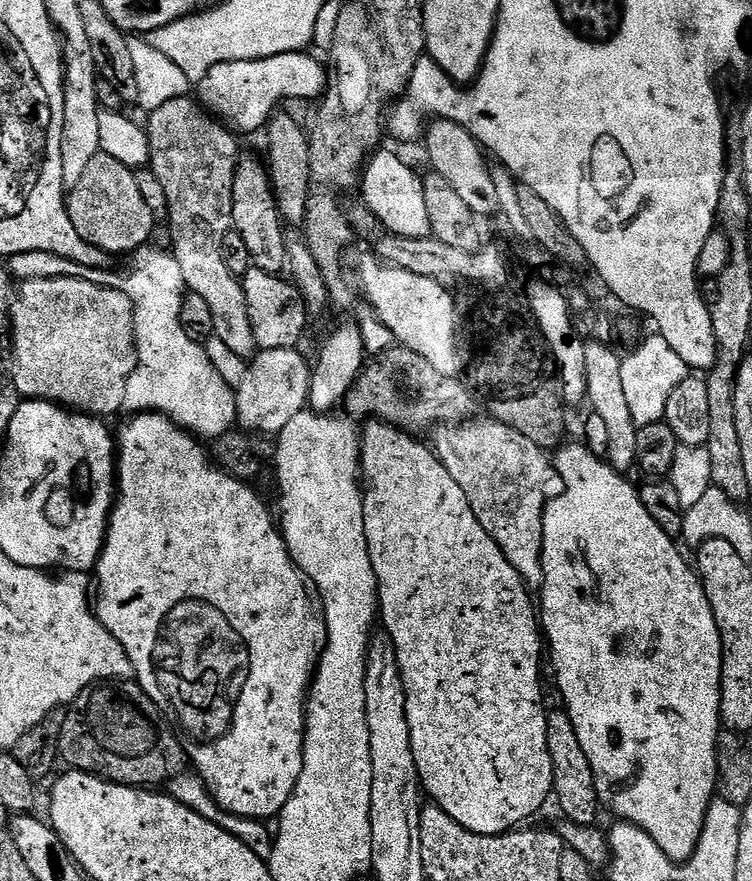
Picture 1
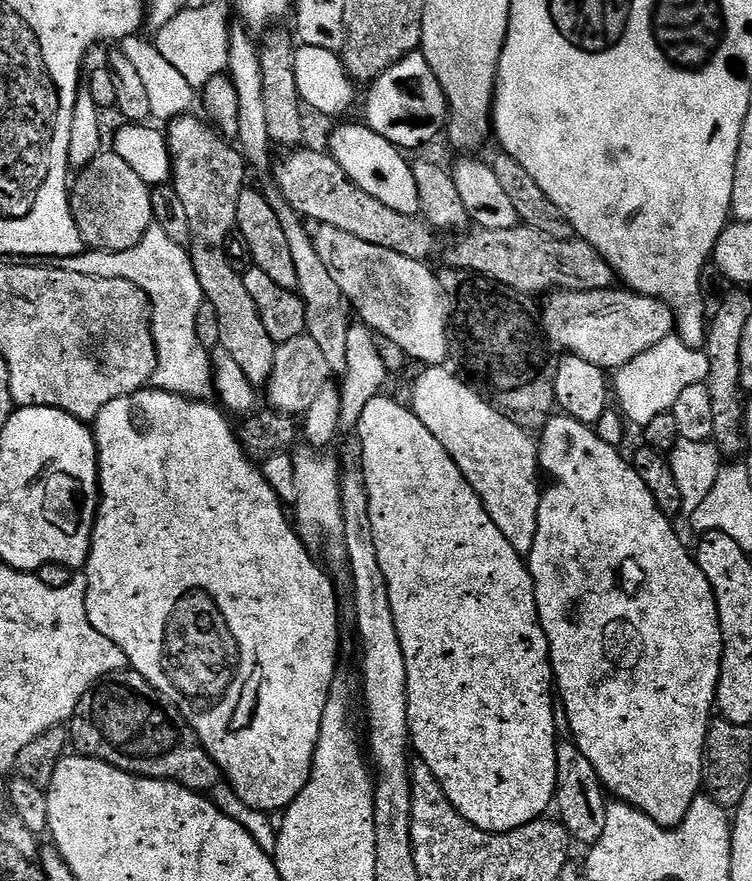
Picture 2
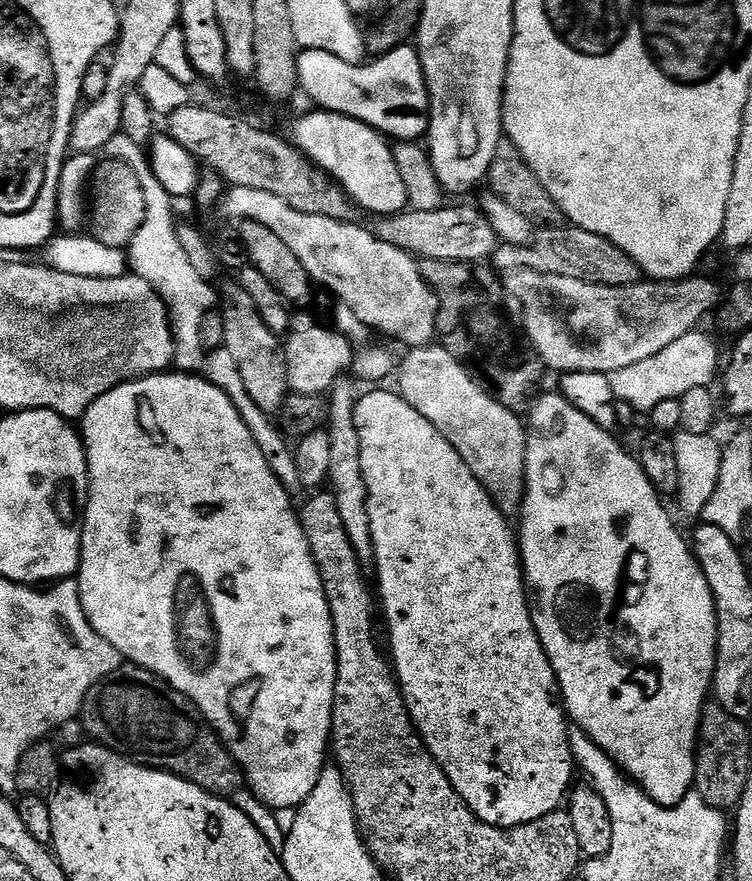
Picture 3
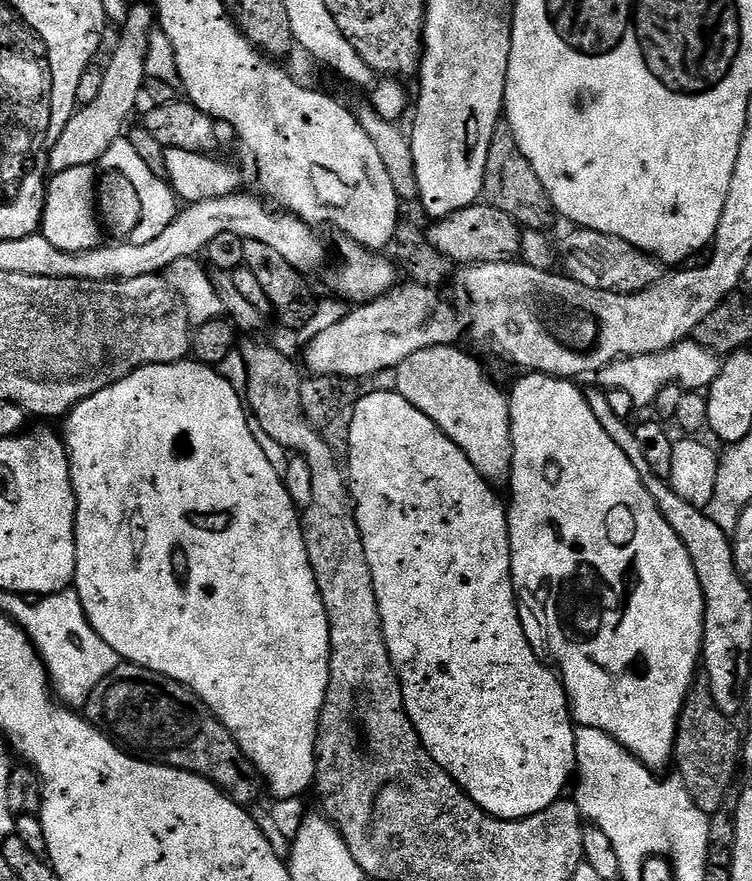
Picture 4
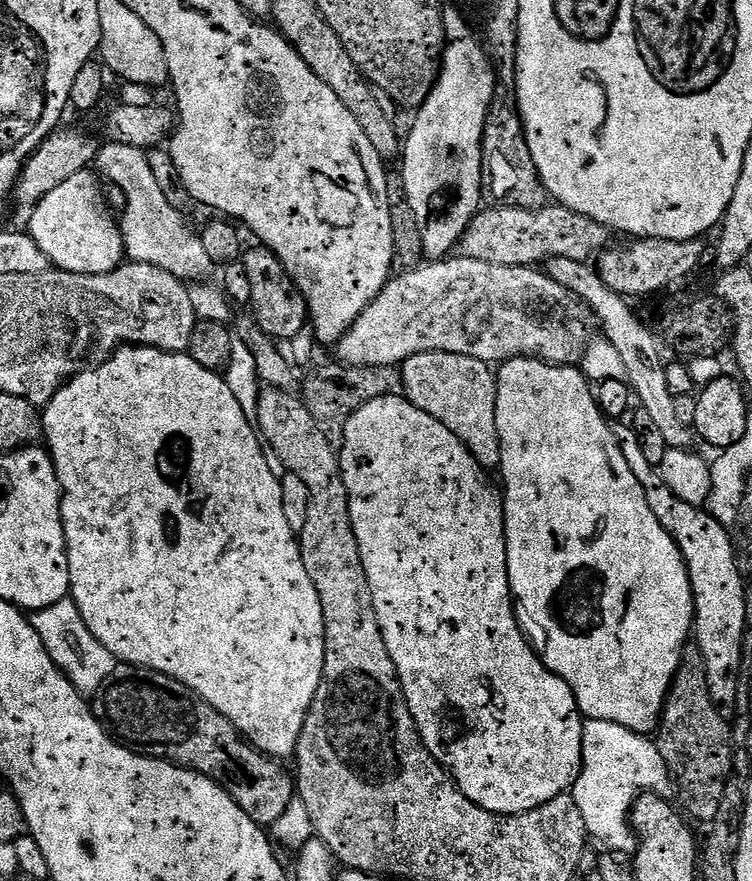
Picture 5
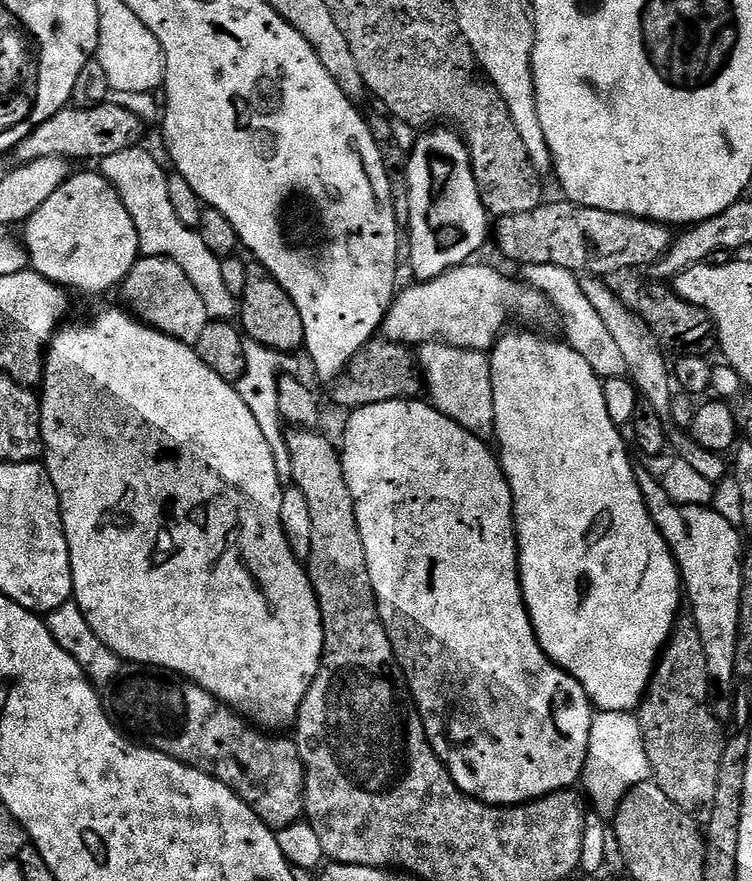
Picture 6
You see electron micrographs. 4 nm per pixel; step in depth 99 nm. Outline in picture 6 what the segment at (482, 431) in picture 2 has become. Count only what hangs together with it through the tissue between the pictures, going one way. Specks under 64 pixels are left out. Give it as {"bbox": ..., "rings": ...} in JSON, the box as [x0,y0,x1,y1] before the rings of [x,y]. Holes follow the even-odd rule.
{"bbox":[418,342,494,438],"rings":[[[433,342],[419,345],[418,363],[427,399],[446,418],[454,418],[458,426],[470,430],[475,436],[488,438],[493,435],[494,390],[492,389],[492,361],[483,352],[469,348],[456,348],[453,344]]]}

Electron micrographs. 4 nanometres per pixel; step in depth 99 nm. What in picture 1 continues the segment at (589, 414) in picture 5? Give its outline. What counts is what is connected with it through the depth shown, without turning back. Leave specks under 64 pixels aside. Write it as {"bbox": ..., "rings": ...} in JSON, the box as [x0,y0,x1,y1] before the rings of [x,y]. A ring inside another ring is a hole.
{"bbox":[538,443,722,862],"rings":[[[565,443],[563,447],[555,453],[554,456],[554,472],[564,479],[564,493],[561,496],[556,496],[547,501],[544,509],[544,533],[542,534],[542,574],[544,575],[544,585],[538,590],[538,619],[542,629],[543,639],[546,641],[546,648],[552,651],[552,668],[556,671],[556,684],[560,687],[560,696],[564,699],[563,707],[566,709],[570,722],[574,722],[574,730],[578,730],[578,742],[582,742],[582,750],[586,754],[586,758],[590,758],[590,770],[594,770],[594,782],[598,790],[598,798],[601,805],[606,806],[616,815],[617,821],[625,824],[633,824],[642,830],[646,830],[646,834],[650,834],[650,838],[654,838],[654,842],[658,842],[658,846],[662,850],[662,854],[666,854],[666,858],[677,862],[688,860],[693,854],[700,841],[700,835],[704,829],[706,822],[706,814],[708,808],[712,805],[714,797],[718,792],[718,758],[716,757],[716,745],[722,735],[722,721],[720,719],[720,679],[722,678],[722,642],[720,641],[720,631],[718,630],[718,622],[714,622],[714,610],[710,606],[710,598],[706,598],[706,590],[704,583],[693,565],[684,561],[682,553],[676,549],[677,541],[671,536],[667,536],[662,530],[662,526],[658,526],[658,522],[654,522],[654,518],[650,518],[650,510],[646,510],[646,506],[642,506],[642,498],[638,491],[637,485],[631,484],[628,481],[627,475],[621,474],[608,463],[607,459],[595,456],[588,447],[583,443],[571,444]]]}

